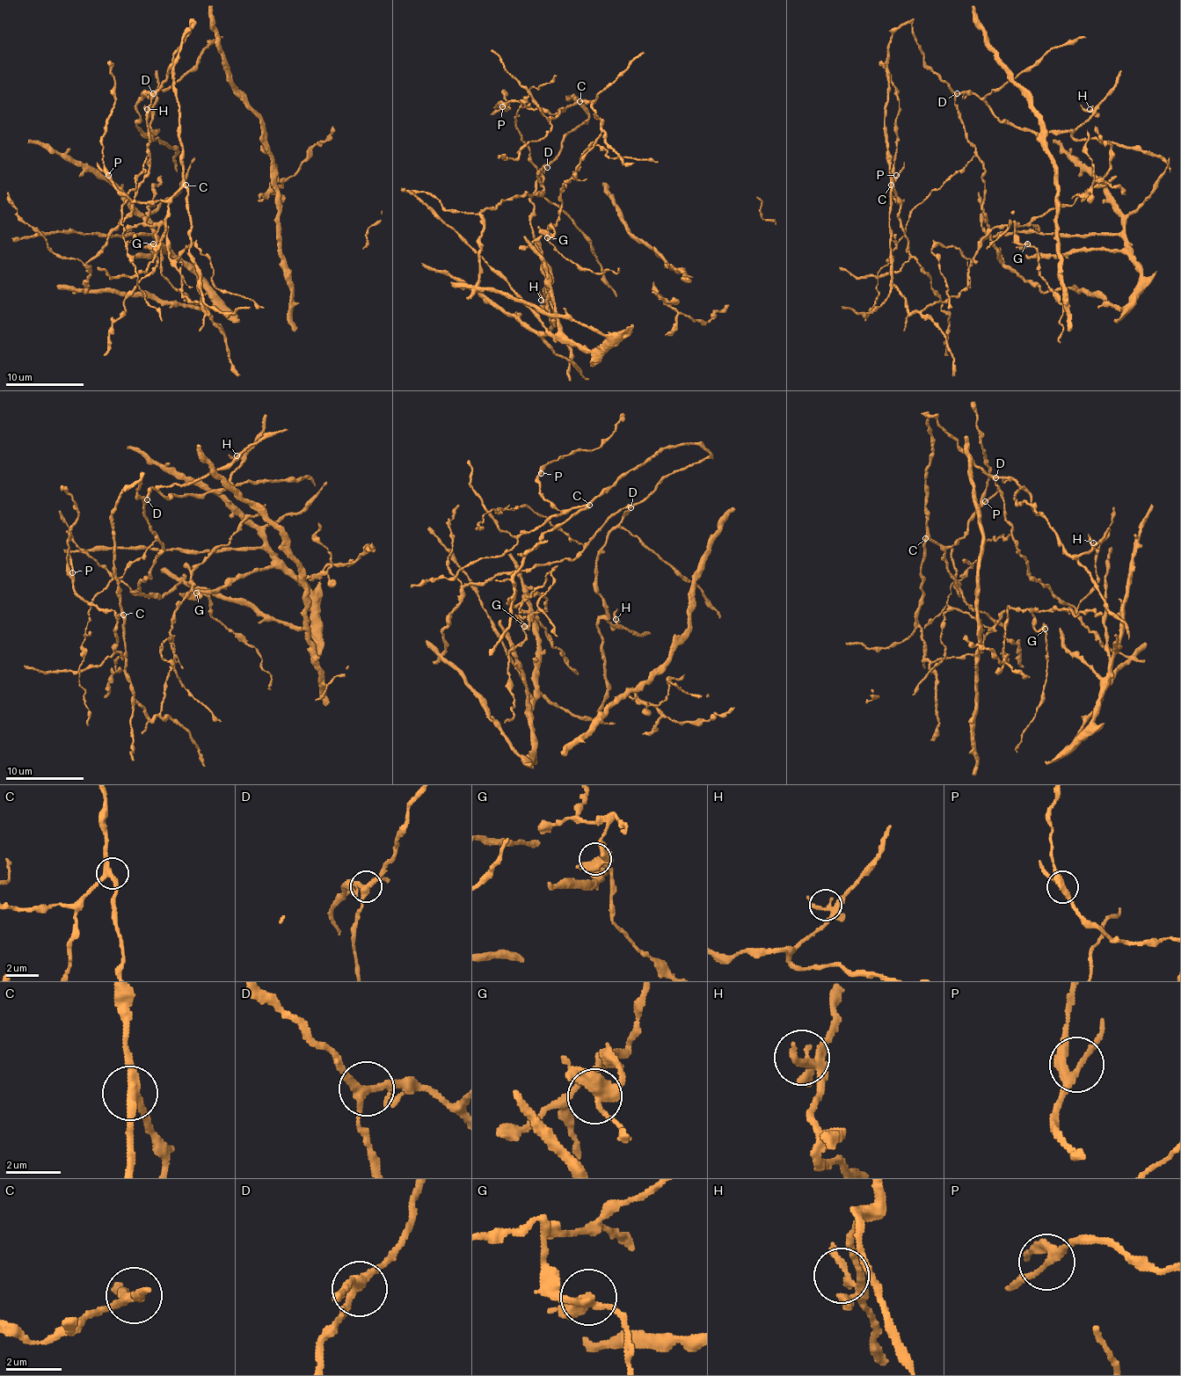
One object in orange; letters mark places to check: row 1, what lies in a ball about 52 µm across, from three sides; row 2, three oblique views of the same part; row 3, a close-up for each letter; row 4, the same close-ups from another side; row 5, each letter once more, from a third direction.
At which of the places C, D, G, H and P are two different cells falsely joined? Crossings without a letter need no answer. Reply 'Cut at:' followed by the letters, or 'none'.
Cut at: none

